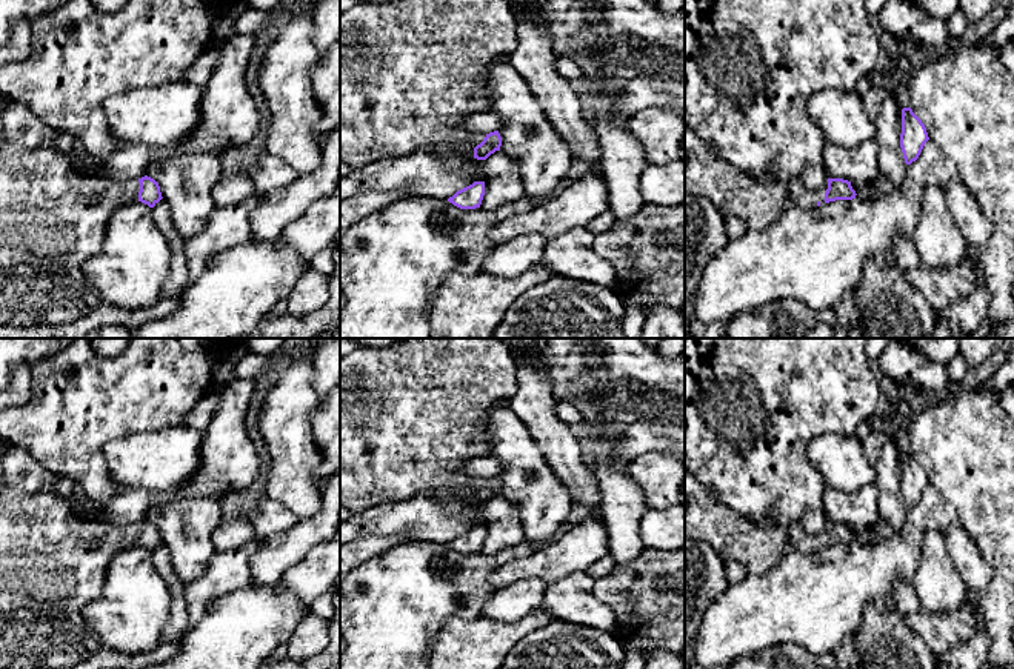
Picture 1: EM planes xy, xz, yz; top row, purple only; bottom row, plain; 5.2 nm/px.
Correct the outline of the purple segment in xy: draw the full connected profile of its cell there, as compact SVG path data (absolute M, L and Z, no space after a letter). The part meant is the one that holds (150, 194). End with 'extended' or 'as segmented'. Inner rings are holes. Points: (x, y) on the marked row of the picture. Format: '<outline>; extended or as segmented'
M3 141L0 148L0 269L20 263L54 271L78 269L100 252L108 220L115 209L132 201L154 208L162 198L158 183L148 175L120 181L82 174L54 145L26 149Z; extended

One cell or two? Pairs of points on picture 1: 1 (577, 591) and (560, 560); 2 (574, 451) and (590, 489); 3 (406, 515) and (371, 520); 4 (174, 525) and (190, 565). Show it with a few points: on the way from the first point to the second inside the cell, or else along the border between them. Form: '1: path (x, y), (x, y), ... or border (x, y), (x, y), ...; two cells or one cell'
1: border (587, 569), (568, 572), (548, 583); two cells
2: path (574, 460), (574, 474), (580, 480); one cell
3: path (397, 519), (380, 520); one cell
4: path (179, 534), (190, 549), (190, 555); one cell

